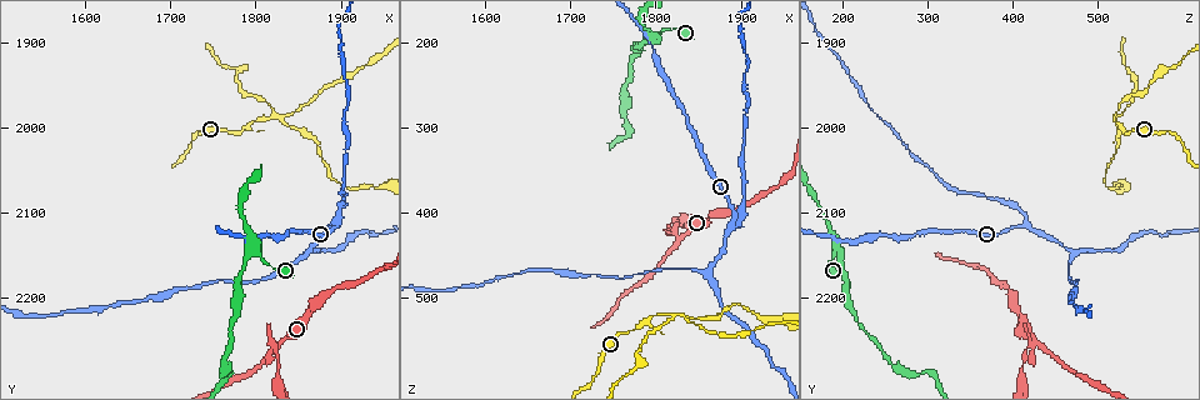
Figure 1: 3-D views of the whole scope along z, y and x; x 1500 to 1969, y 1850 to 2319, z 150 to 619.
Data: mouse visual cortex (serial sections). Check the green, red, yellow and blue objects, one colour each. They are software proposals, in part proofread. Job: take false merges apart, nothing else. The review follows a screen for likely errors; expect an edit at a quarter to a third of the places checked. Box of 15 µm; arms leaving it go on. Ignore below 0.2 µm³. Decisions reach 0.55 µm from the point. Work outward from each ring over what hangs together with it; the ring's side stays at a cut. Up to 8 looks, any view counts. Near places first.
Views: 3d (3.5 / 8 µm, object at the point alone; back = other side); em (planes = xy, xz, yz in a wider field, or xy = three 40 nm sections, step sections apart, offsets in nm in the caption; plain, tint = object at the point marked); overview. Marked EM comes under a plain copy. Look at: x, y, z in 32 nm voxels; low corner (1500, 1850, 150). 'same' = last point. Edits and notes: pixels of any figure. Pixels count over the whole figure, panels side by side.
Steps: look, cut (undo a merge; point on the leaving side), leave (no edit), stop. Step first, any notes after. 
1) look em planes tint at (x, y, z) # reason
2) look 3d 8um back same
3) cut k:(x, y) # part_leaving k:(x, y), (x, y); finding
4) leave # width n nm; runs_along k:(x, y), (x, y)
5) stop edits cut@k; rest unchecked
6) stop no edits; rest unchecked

look 3d 3.5um at (1895, 2110, 415) # arms part here

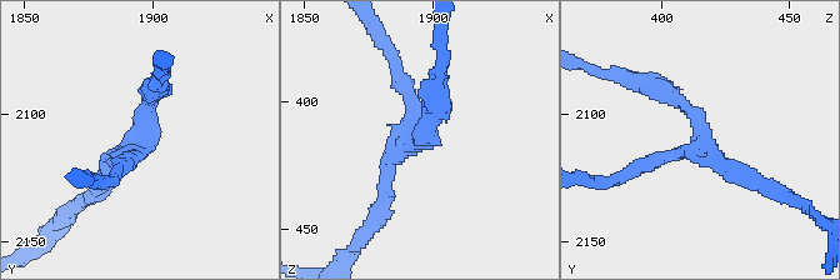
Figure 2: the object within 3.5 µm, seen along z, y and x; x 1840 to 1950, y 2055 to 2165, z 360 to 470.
look em xy step 1 tint at (1894, 2112, 414) # arms 3; arm_widths 200, 200, 200 nm; need the tissue

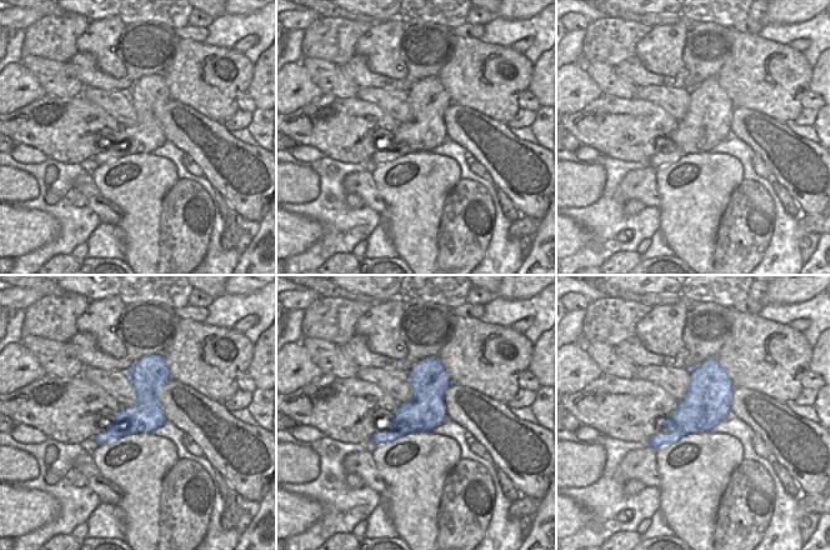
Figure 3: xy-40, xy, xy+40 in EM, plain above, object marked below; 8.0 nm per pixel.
look em xy step 2 tint same

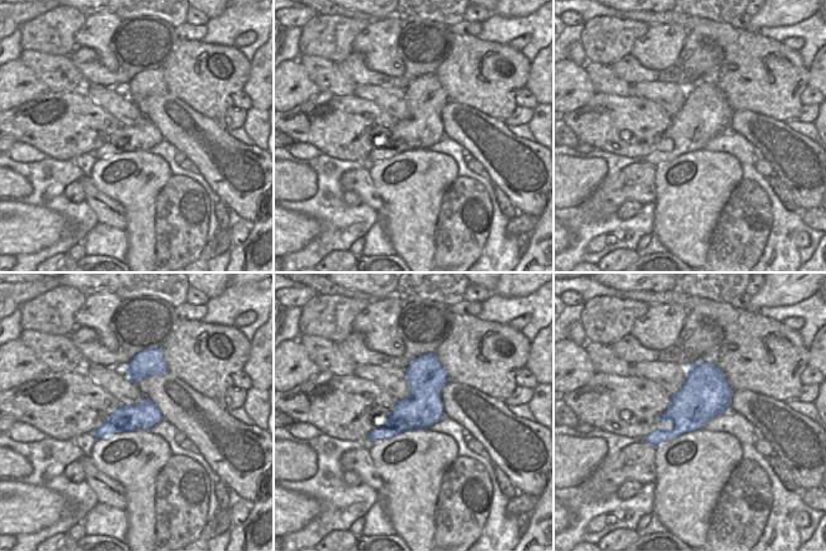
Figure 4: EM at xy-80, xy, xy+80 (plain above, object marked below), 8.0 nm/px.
leave # runs_along 4:(432, 357), (425, 394), (374, 437); one cell here

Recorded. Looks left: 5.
look 3d 3.5um at (1855, 2145, 465) # three arms meet

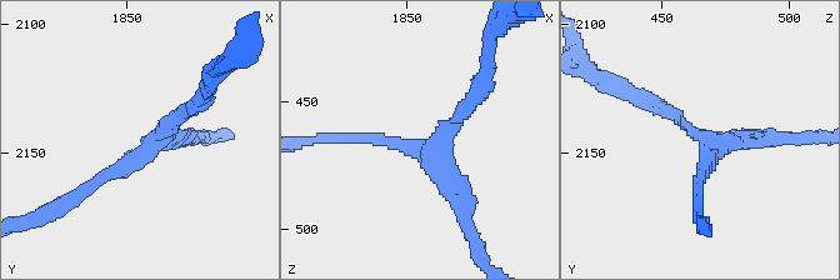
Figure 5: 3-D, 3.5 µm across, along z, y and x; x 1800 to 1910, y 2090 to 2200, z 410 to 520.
look em xy step 3 tint at (1860, 2147, 470) # arms 3; arm_widths 150, 200, 200 nm; shape alone is not enough

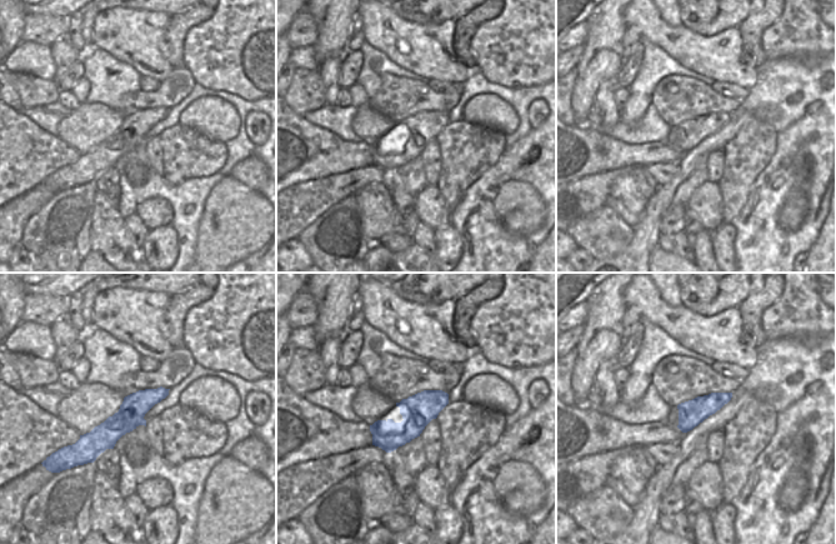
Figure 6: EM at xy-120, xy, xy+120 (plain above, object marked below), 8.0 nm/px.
leave # runs_along 6:(165, 392), (143, 400), (85, 450); all the same cell

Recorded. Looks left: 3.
look 3d 3.5um at (1820, 1985, 520) # three arms meet

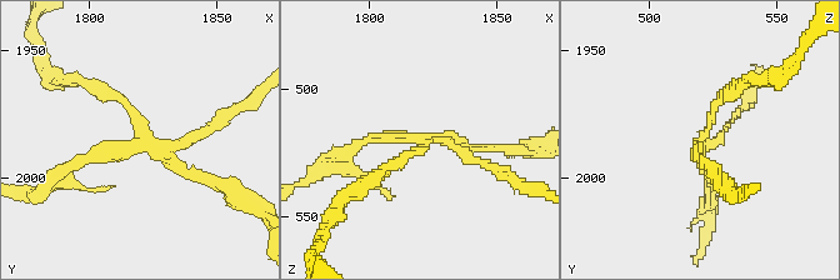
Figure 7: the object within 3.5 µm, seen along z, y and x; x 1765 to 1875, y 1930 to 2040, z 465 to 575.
look em xy step 2 tint at (1821, 1987, 519)

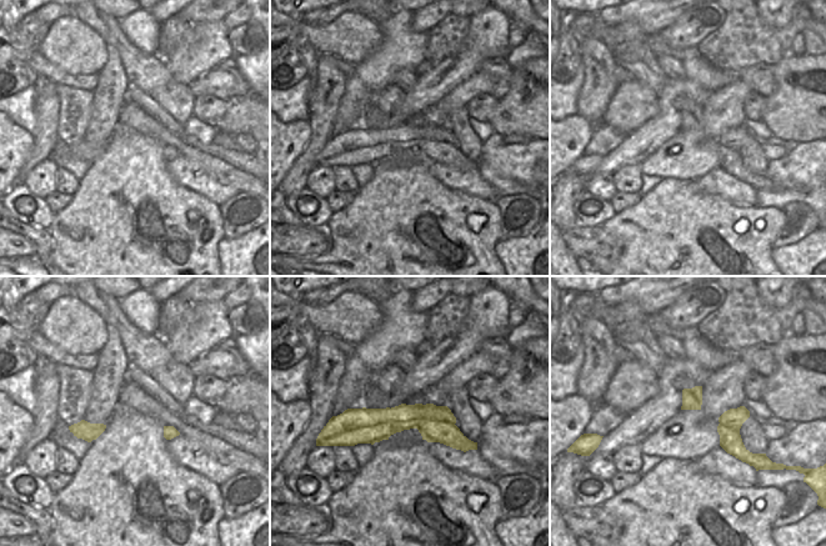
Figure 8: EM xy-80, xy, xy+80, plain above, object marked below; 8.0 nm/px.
cut 7:(494, 148) # width 300 nm; part_leaving 7:(148, 145), (251, 206); a second cell is stuck on

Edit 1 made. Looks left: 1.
stop edits cut@7; rest unchecked

